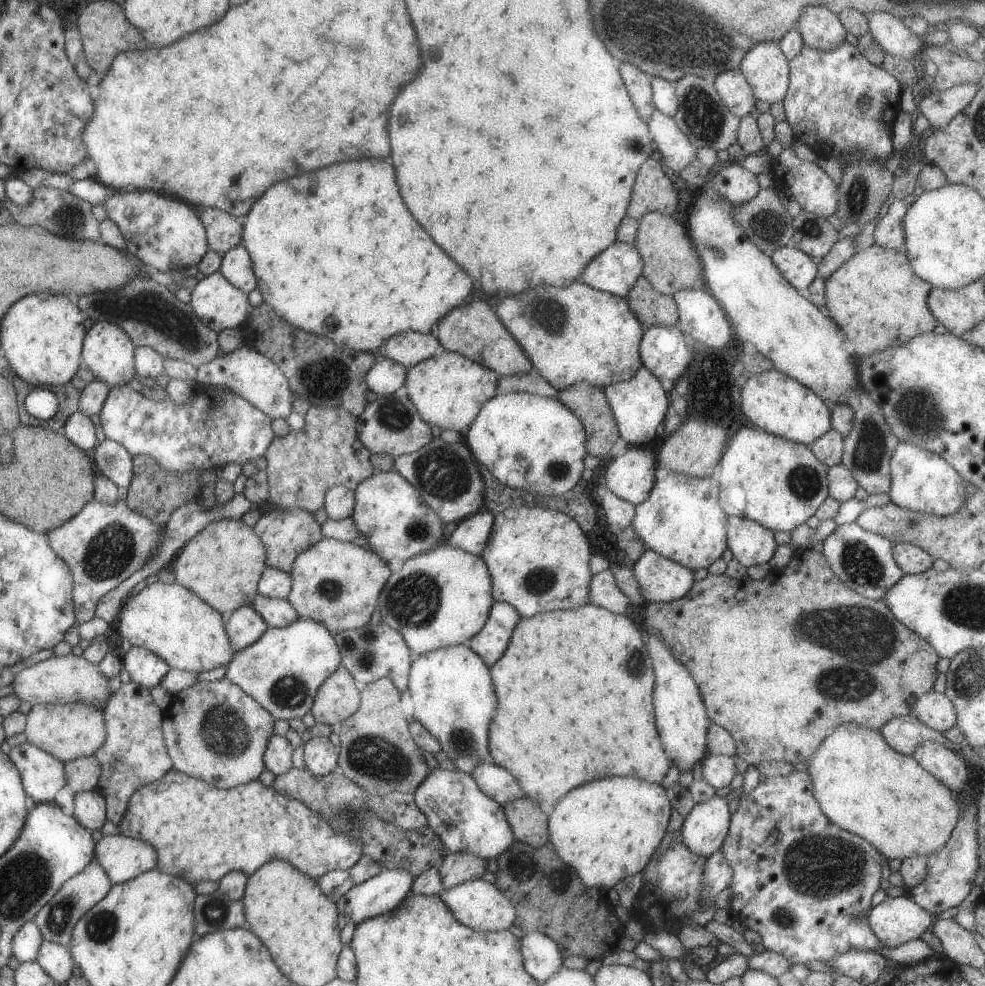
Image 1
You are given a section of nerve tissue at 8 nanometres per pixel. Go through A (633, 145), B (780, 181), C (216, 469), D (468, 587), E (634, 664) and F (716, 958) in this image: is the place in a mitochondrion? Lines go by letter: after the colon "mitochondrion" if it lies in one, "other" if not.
A: mitochondrion
B: other
C: other
D: other
E: mitochondrion
F: other

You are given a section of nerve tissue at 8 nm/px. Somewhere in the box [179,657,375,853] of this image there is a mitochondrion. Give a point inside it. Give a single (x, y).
(224, 733)

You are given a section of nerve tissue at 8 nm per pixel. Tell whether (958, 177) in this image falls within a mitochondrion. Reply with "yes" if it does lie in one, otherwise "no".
no

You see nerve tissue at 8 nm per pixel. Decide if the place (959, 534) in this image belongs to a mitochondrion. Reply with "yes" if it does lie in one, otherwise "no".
no

